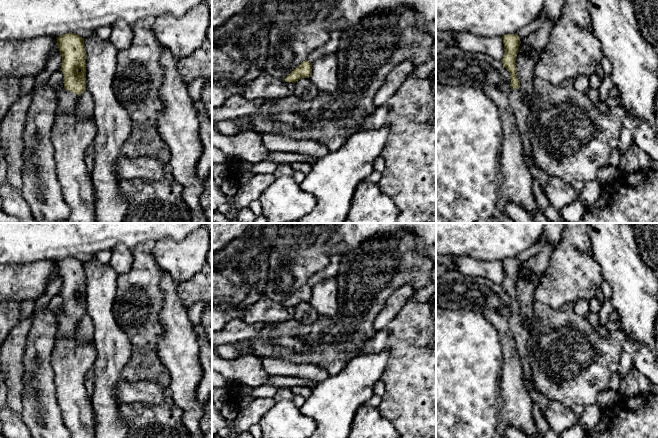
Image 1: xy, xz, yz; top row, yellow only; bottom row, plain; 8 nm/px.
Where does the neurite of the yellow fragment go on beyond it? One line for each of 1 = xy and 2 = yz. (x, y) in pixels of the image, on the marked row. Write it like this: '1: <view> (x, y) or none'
1: xy (67, 101)
2: yz (520, 108)

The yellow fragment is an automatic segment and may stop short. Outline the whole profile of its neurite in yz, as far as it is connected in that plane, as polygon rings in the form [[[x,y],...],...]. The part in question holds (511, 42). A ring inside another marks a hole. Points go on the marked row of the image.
[[[507,34],[502,36],[505,53],[502,58],[504,67],[511,74],[511,92],[509,94],[509,104],[515,116],[520,132],[524,154],[533,158],[533,152],[527,133],[527,117],[529,106],[522,99],[520,94],[520,82],[517,76],[516,58],[519,52],[520,38],[517,34]]]

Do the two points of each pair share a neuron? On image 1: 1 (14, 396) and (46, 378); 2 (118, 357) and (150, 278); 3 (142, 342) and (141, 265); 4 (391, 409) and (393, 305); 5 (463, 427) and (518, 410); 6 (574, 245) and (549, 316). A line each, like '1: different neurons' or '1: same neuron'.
1: different neurons
2: different neurons
3: same neuron
4: different neurons
5: different neurons
6: different neurons

